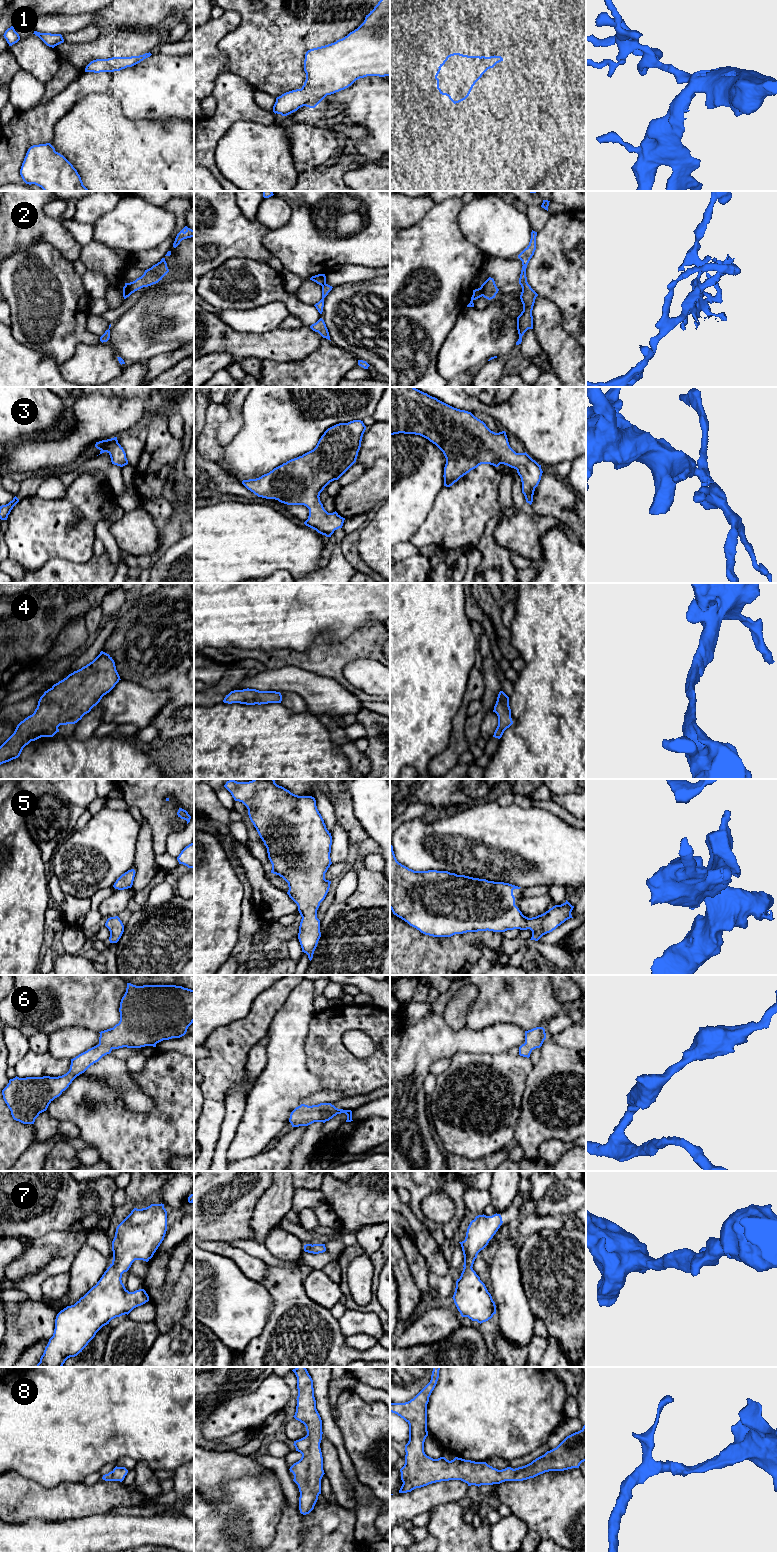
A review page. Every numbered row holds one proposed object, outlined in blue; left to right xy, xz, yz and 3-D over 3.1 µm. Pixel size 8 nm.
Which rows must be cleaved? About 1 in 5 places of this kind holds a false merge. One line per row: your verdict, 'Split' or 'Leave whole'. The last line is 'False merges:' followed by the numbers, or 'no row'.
1: Leave whole
2: Split
3: Leave whole
4: Leave whole
5: Leave whole
6: Leave whole
7: Leave whole
8: Leave whole
False merges: 2

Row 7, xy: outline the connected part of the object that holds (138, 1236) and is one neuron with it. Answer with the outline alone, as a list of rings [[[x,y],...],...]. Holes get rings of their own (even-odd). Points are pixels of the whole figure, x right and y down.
[[[151,1204],[142,1209],[134,1208],[117,1226],[112,1241],[113,1260],[100,1280],[74,1305],[61,1310],[55,1319],[53,1336],[49,1339],[40,1362],[36,1367],[62,1367],[70,1357],[77,1356],[109,1322],[149,1301],[144,1289],[129,1292],[122,1283],[122,1274],[135,1260],[148,1262],[164,1240],[167,1231],[167,1211],[164,1204]]]

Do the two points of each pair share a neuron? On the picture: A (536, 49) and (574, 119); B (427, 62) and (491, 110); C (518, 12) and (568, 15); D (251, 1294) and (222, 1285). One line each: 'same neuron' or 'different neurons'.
A: same neuron
B: different neurons
C: same neuron
D: same neuron

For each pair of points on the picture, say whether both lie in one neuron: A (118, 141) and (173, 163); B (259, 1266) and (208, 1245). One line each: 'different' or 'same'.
A: same
B: same

